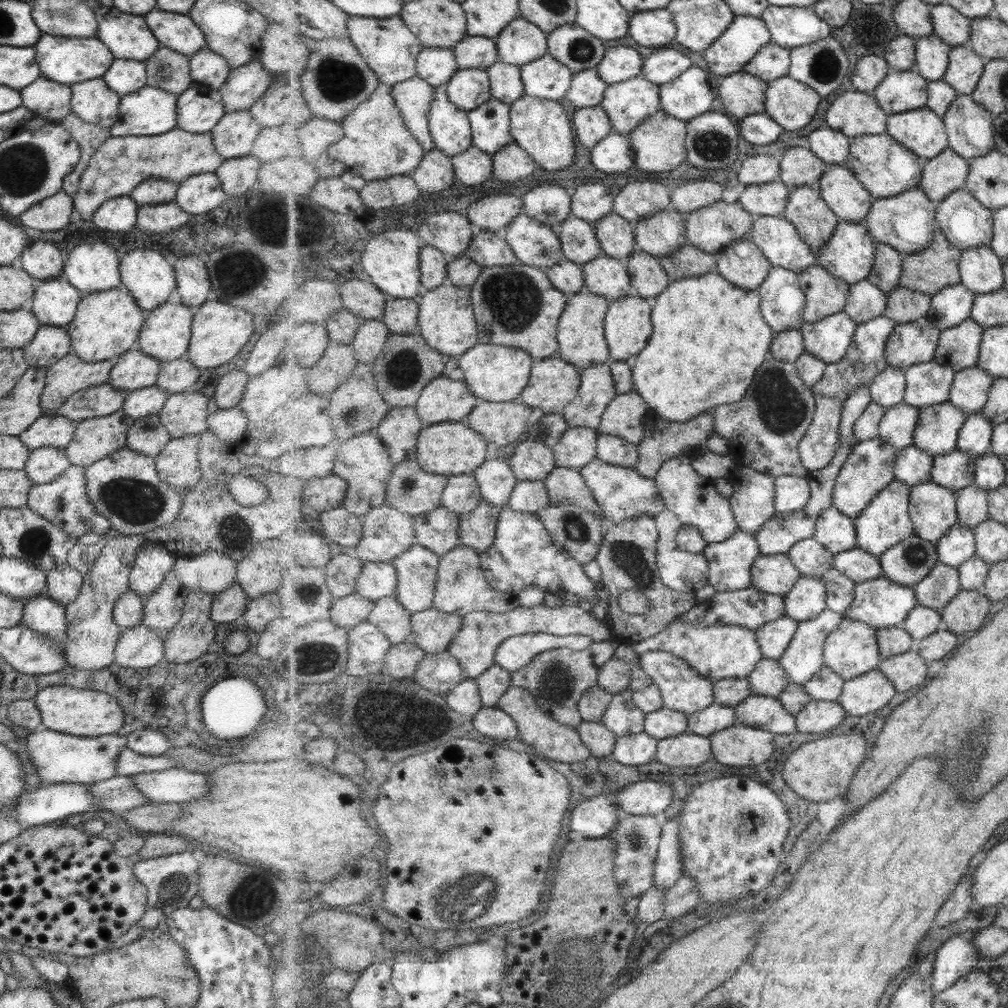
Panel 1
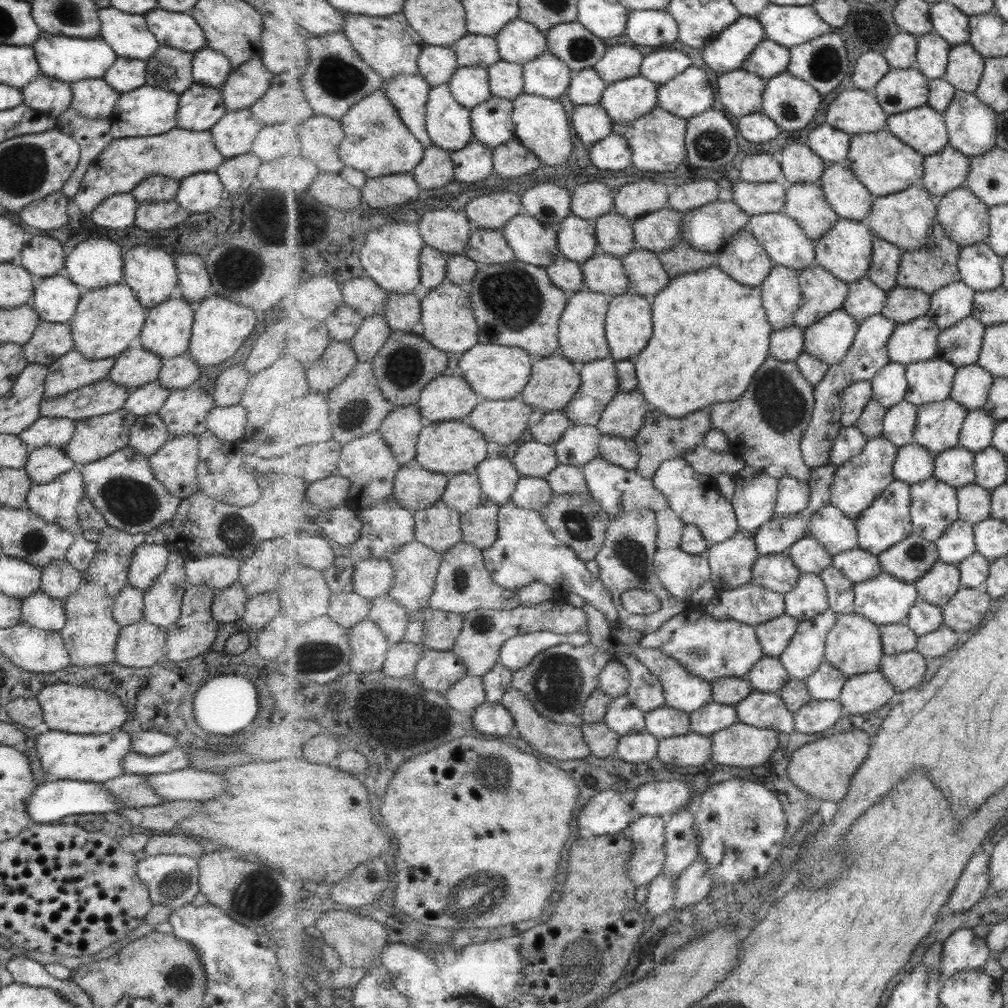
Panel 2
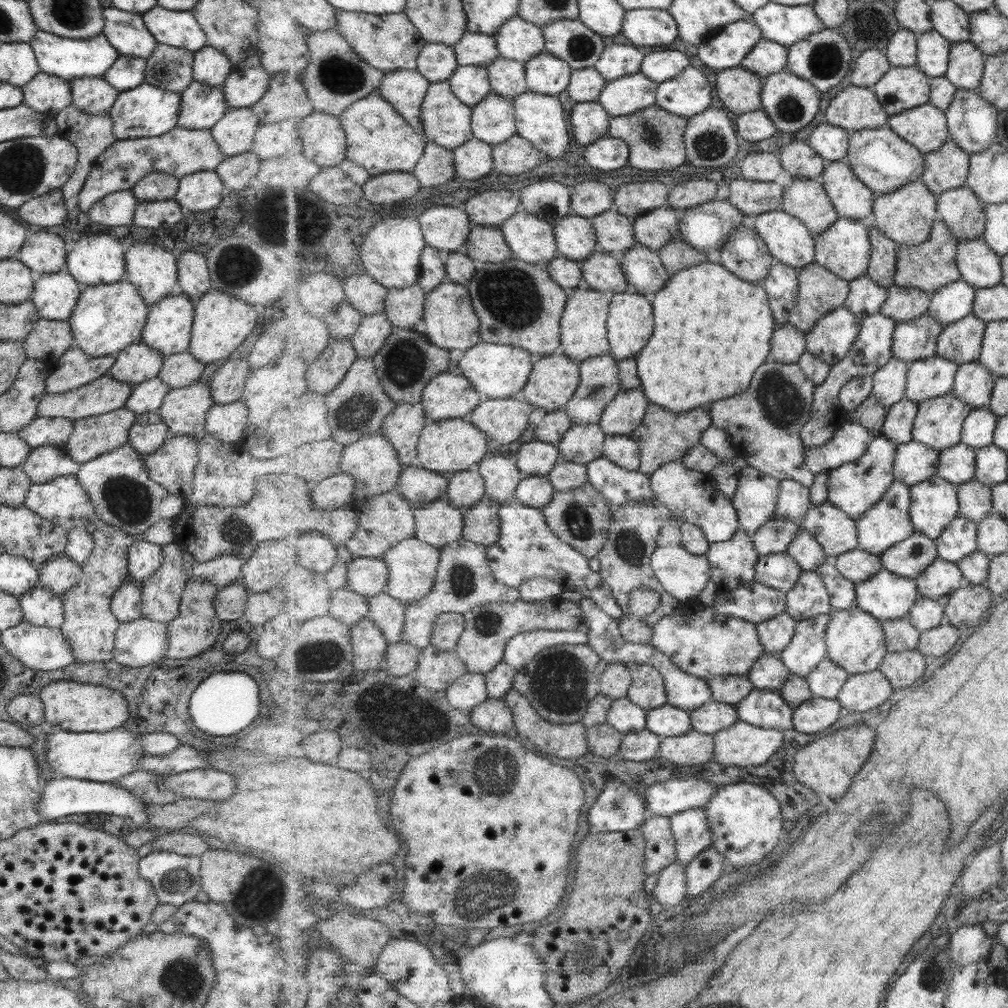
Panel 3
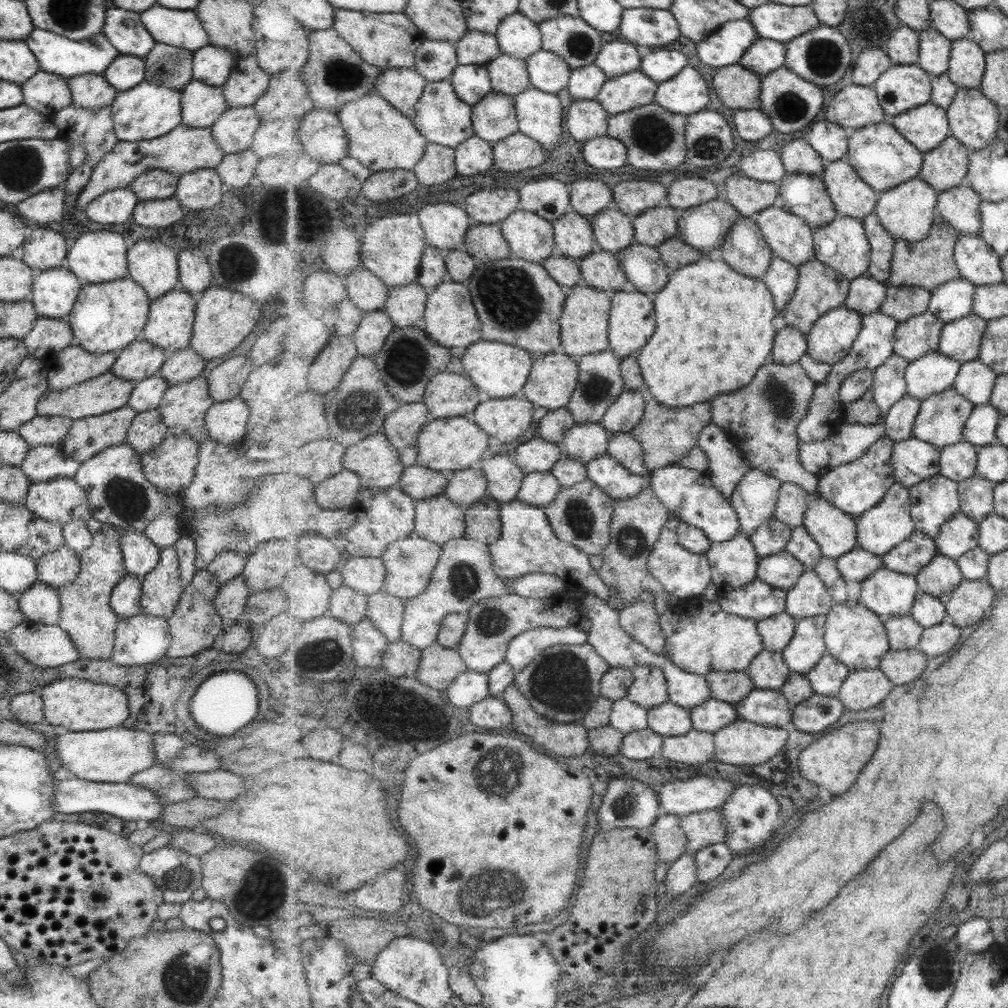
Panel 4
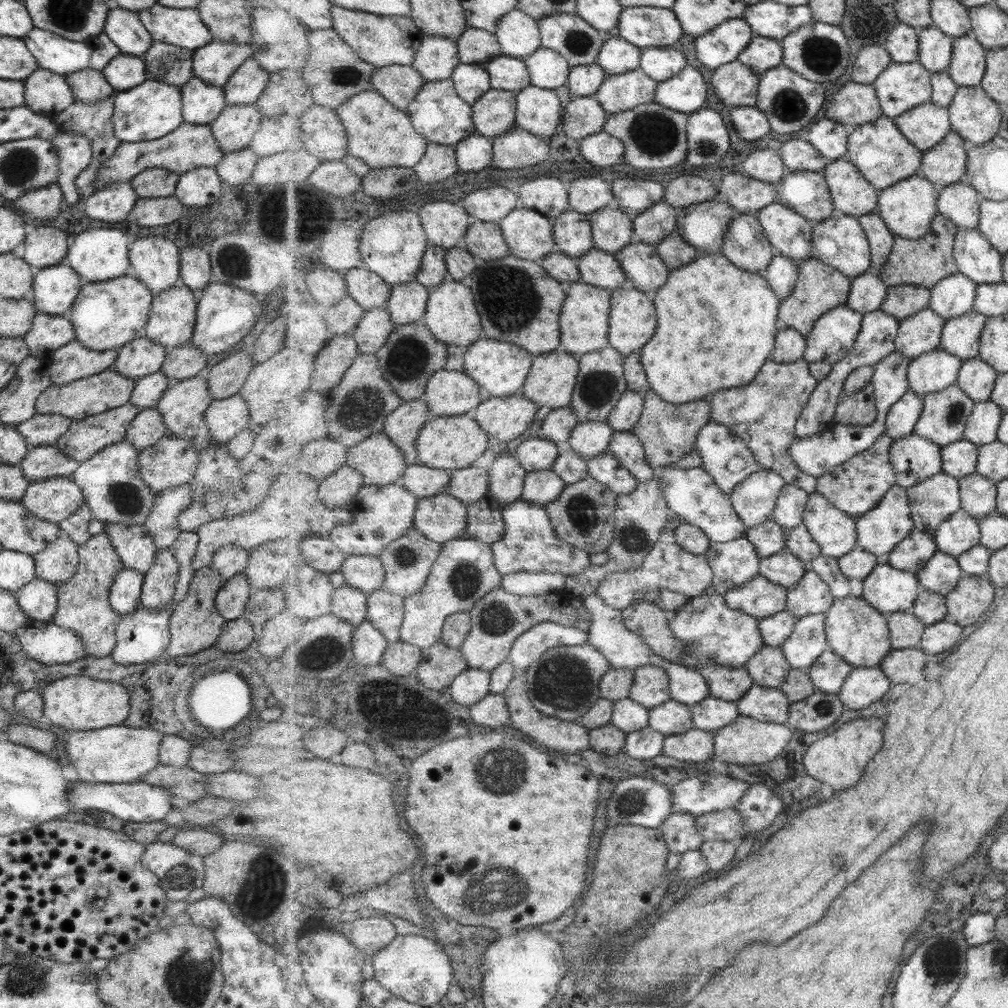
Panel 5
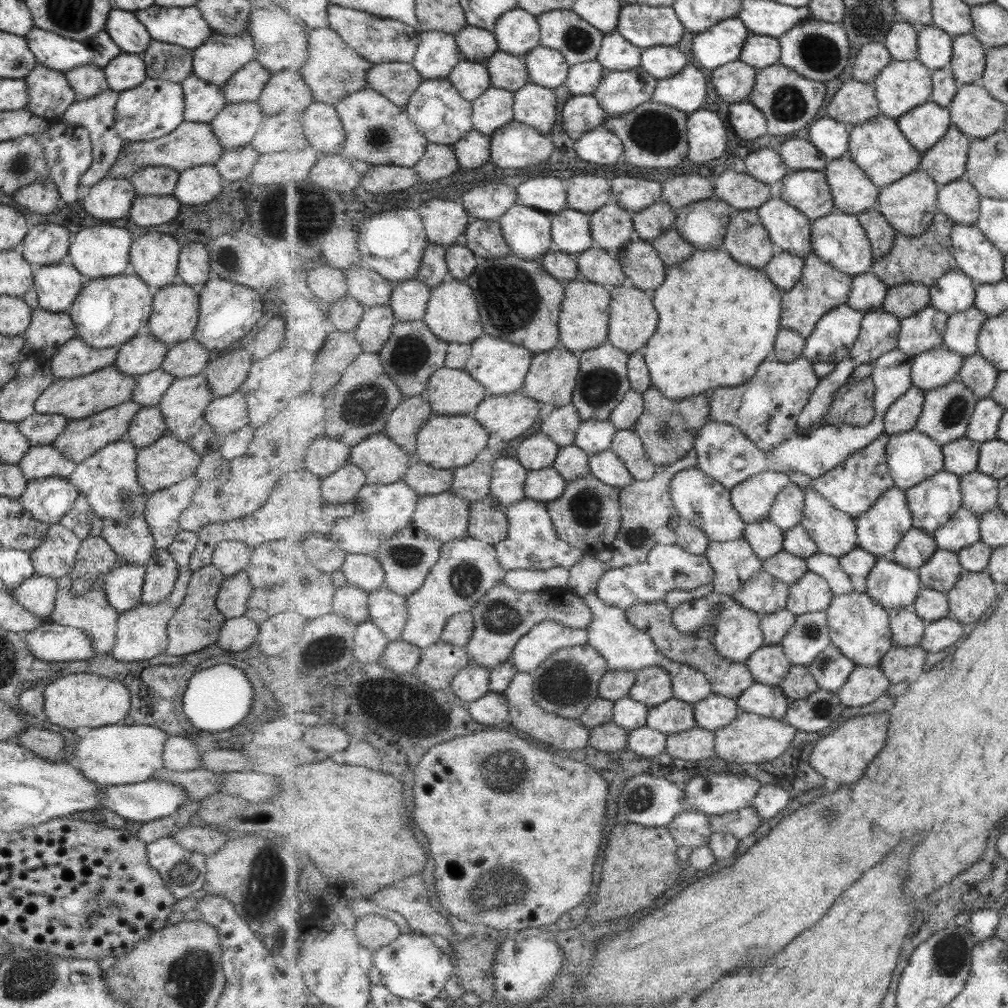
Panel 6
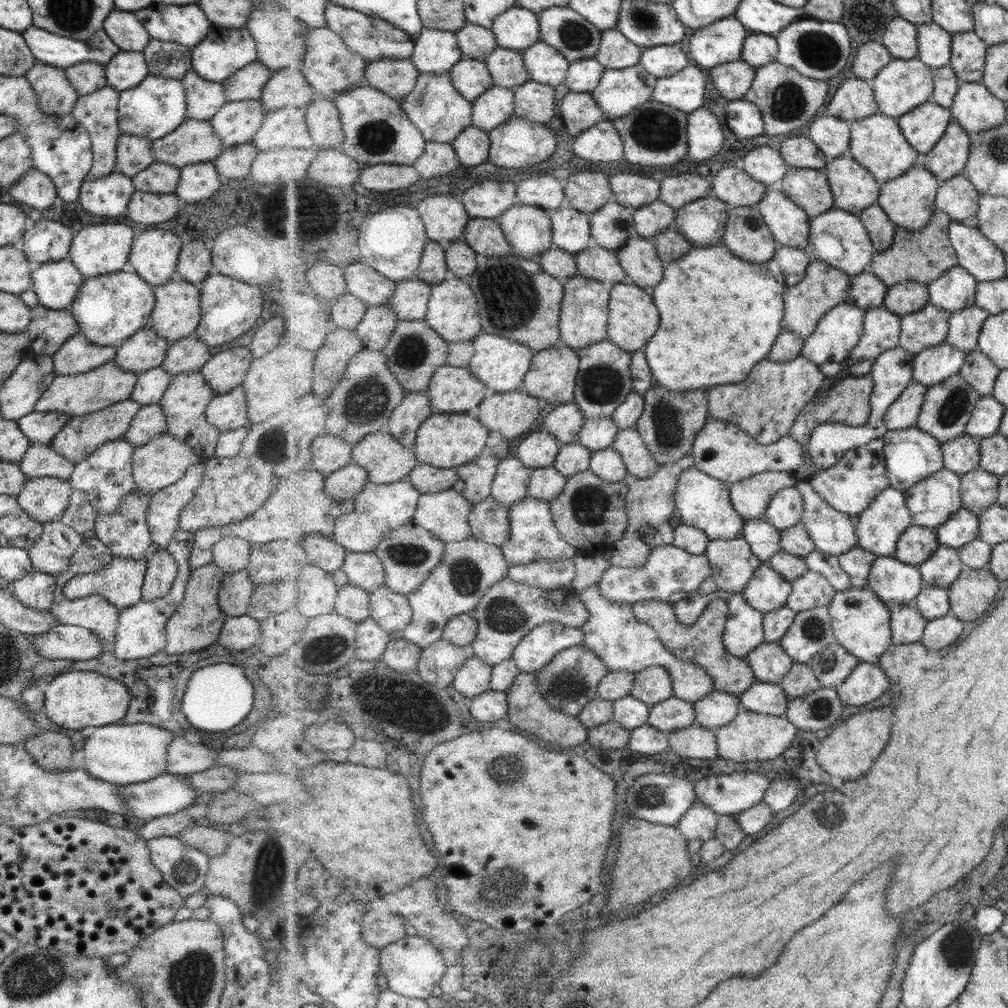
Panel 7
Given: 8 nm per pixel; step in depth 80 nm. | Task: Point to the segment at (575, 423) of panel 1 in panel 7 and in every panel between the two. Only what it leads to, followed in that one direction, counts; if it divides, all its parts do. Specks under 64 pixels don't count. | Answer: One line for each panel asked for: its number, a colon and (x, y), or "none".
2: (600, 384)
3: (600, 383)
4: (601, 384)
5: (601, 384)
6: (603, 383)
7: (605, 381)

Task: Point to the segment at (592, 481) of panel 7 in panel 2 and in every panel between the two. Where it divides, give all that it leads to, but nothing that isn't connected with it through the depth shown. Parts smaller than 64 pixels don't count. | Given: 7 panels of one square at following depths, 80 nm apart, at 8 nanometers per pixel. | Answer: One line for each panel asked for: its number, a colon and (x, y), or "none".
2: (578, 519)
3: (582, 517)
4: (582, 515)
5: (584, 515)
6: (588, 515)

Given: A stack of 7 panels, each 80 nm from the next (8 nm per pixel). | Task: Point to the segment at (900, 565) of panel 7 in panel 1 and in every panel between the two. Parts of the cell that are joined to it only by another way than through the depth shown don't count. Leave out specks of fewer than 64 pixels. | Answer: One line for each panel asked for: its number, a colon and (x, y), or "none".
1: (881, 603)
2: (885, 599)
3: (887, 596)
4: (888, 593)
5: (888, 589)
6: (892, 585)

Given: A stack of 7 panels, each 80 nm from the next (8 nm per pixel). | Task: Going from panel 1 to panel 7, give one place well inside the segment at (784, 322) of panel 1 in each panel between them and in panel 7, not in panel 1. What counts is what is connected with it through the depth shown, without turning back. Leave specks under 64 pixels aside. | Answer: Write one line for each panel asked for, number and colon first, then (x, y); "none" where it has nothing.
2: (782, 293)
3: (783, 283)
4: (782, 277)
5: (783, 272)
6: (786, 269)
7: (789, 265)

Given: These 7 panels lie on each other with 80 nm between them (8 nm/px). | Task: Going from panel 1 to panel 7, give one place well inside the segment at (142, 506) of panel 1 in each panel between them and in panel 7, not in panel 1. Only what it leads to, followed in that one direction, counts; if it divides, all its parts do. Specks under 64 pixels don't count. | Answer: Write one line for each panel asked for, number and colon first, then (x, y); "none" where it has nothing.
2: (121, 486)
3: (122, 495)
4: (118, 493)
5: (110, 482)
6: (107, 479)
7: (105, 476)

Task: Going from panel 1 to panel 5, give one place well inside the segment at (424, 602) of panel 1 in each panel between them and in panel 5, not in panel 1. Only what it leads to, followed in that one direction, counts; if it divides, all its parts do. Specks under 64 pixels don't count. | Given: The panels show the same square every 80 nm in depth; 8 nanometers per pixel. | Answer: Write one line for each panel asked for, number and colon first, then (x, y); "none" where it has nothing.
2: (417, 565)
3: (414, 564)
4: (411, 562)
5: (408, 562)

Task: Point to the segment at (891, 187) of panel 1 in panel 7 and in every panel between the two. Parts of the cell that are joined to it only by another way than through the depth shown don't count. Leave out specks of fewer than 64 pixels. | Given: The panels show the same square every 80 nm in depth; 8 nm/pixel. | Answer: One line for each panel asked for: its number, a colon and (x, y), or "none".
2: (882, 161)
3: (884, 161)
4: (885, 158)
5: (880, 150)
6: (879, 147)
7: (879, 143)

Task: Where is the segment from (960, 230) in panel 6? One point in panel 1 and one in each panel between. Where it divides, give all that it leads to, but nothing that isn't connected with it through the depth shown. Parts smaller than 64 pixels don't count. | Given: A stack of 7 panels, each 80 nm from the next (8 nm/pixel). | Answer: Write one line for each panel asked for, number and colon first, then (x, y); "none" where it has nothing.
1: (982, 271)
2: (981, 268)
3: (980, 266)
4: (978, 262)
5: (977, 258)

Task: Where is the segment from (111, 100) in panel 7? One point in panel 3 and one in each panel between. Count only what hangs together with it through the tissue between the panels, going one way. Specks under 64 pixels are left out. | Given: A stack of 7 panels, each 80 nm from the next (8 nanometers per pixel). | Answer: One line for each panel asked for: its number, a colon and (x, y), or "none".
3: (91, 135)
4: (91, 128)
5: (92, 121)
6: (96, 114)

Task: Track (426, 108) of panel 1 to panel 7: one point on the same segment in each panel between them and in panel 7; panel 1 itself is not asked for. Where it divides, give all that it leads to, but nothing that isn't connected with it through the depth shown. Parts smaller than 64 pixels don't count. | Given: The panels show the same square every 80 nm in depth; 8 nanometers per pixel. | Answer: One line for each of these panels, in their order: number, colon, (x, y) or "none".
2: (409, 93)
3: (406, 90)
4: (403, 87)
5: (399, 84)
6: (399, 81)
7: (398, 78)

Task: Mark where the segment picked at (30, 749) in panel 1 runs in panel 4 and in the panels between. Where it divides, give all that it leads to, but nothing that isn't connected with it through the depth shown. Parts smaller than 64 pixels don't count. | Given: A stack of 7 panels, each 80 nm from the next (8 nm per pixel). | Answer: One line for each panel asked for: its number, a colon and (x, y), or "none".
2: (92, 758)
3: (102, 758)
4: (111, 755)

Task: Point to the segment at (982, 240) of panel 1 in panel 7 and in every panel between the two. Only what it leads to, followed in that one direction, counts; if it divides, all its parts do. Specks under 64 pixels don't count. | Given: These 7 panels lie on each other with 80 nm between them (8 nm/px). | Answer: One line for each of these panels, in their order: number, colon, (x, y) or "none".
2: (965, 217)
3: (960, 209)
4: (962, 206)
5: (960, 202)
6: (960, 200)
7: (958, 197)

